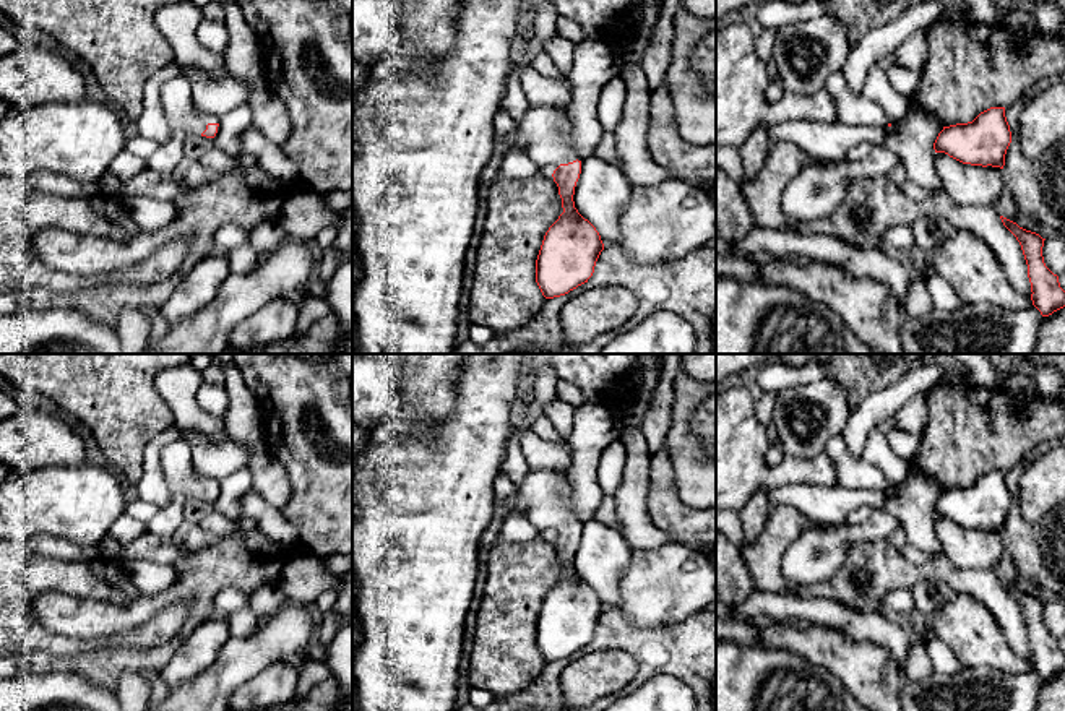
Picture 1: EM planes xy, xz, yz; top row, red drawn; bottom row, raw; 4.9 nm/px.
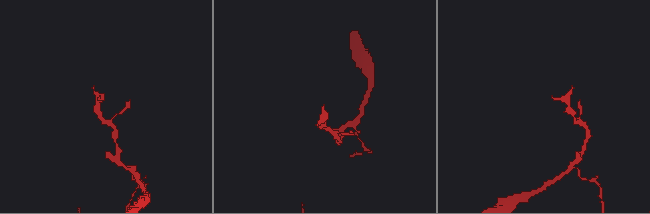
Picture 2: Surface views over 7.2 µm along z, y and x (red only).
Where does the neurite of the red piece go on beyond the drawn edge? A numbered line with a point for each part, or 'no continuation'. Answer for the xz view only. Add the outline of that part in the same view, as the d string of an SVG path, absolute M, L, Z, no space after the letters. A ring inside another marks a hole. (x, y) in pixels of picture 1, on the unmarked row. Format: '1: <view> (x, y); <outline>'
1: xz (549, 494); M531 469L518 485L518 493L528 502L524 516L542 536L580 524L573 511L575 489L567 471Z

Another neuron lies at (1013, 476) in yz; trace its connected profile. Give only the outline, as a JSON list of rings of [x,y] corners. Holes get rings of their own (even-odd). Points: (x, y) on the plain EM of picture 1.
[[[1065,435],[1059,437],[1059,438],[1050,438],[1047,442],[1042,442],[1039,445],[1036,445],[1034,448],[1028,450],[1023,458],[1010,469],[1005,471],[1005,480],[1008,489],[1018,489],[1020,482],[1021,482],[1021,476],[1024,474],[1024,471],[1041,456],[1044,455],[1047,450],[1059,446],[1059,445],[1065,445]]]

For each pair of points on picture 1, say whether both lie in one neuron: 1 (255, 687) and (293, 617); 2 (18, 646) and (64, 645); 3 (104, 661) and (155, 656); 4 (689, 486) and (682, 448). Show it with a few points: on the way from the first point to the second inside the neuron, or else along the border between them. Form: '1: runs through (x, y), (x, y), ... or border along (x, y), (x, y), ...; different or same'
1: border along (297, 671), (284, 663), (273, 661), (232, 690); different
2: runs through (30, 643), (52, 643); same
3: runs through (117, 659), (142, 659); same
4: runs through (689, 476), (689, 458); same

